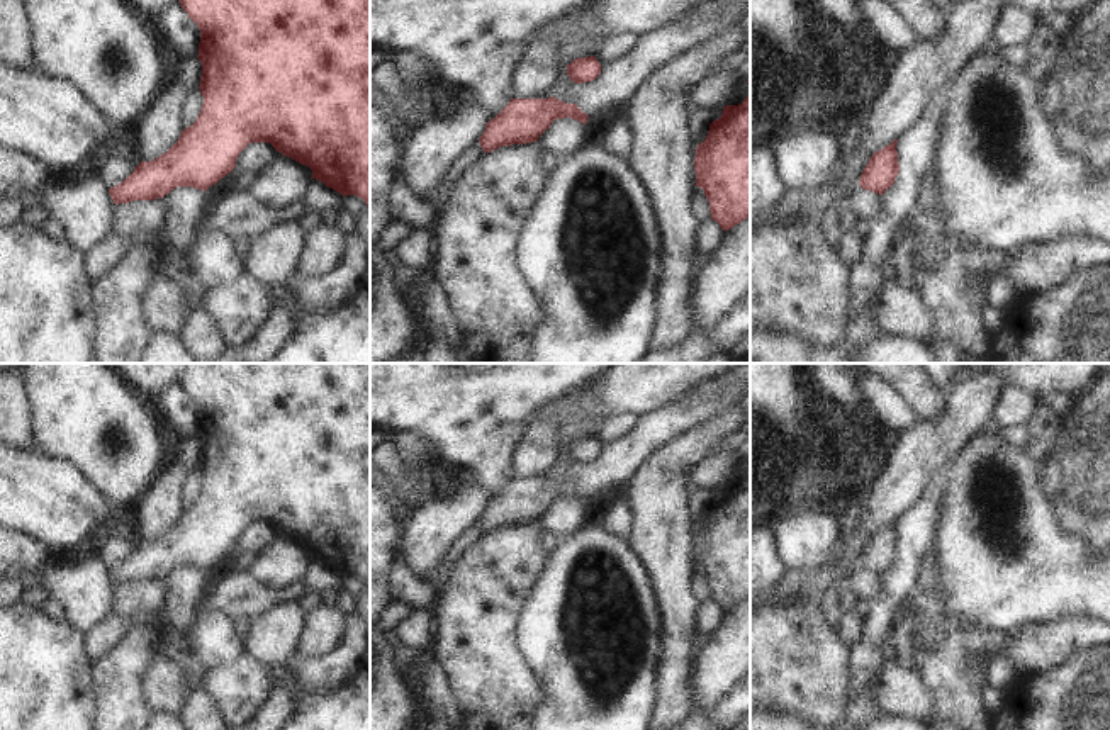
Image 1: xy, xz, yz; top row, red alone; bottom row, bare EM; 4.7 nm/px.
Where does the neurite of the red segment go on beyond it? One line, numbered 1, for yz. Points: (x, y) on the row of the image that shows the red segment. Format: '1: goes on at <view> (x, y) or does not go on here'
1: does not go on here

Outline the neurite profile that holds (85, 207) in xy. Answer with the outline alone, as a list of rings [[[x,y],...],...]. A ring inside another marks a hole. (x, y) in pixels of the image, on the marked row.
[[[98,175],[66,185],[48,183],[39,194],[39,204],[63,224],[64,241],[80,251],[114,233],[115,204]]]

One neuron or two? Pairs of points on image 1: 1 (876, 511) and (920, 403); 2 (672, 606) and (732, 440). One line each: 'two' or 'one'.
1: two
2: two

